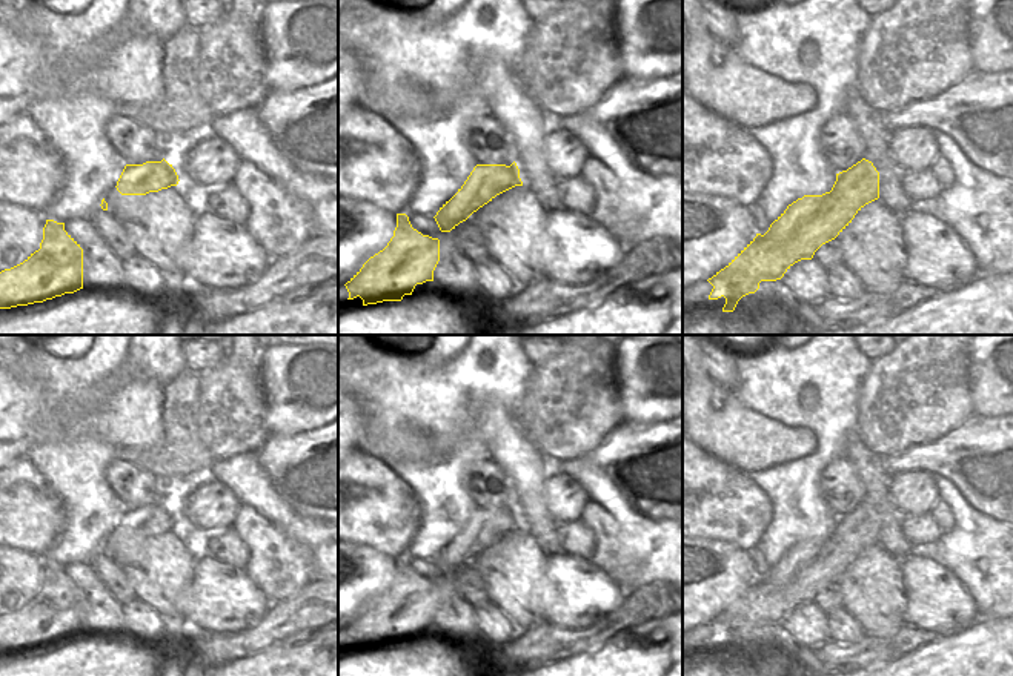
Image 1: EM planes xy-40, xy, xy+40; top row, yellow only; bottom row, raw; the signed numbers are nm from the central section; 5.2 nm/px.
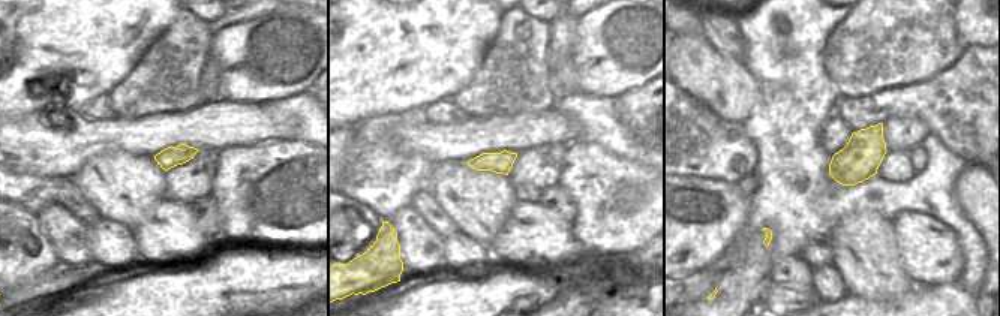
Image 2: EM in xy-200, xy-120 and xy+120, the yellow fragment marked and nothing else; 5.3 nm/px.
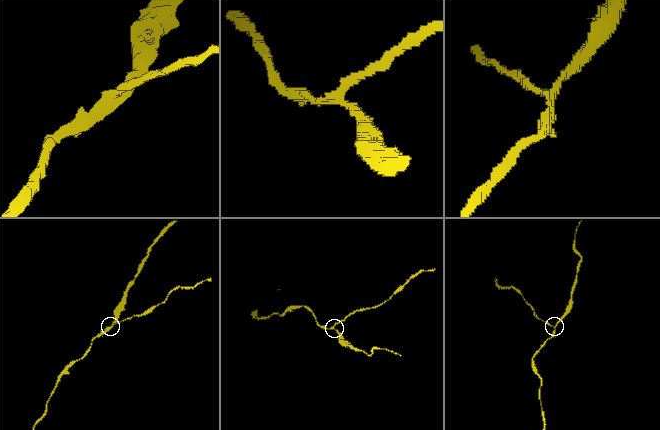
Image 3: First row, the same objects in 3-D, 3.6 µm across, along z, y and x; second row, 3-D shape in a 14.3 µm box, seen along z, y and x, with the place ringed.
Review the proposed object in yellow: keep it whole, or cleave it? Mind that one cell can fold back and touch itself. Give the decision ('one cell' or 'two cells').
two cells

